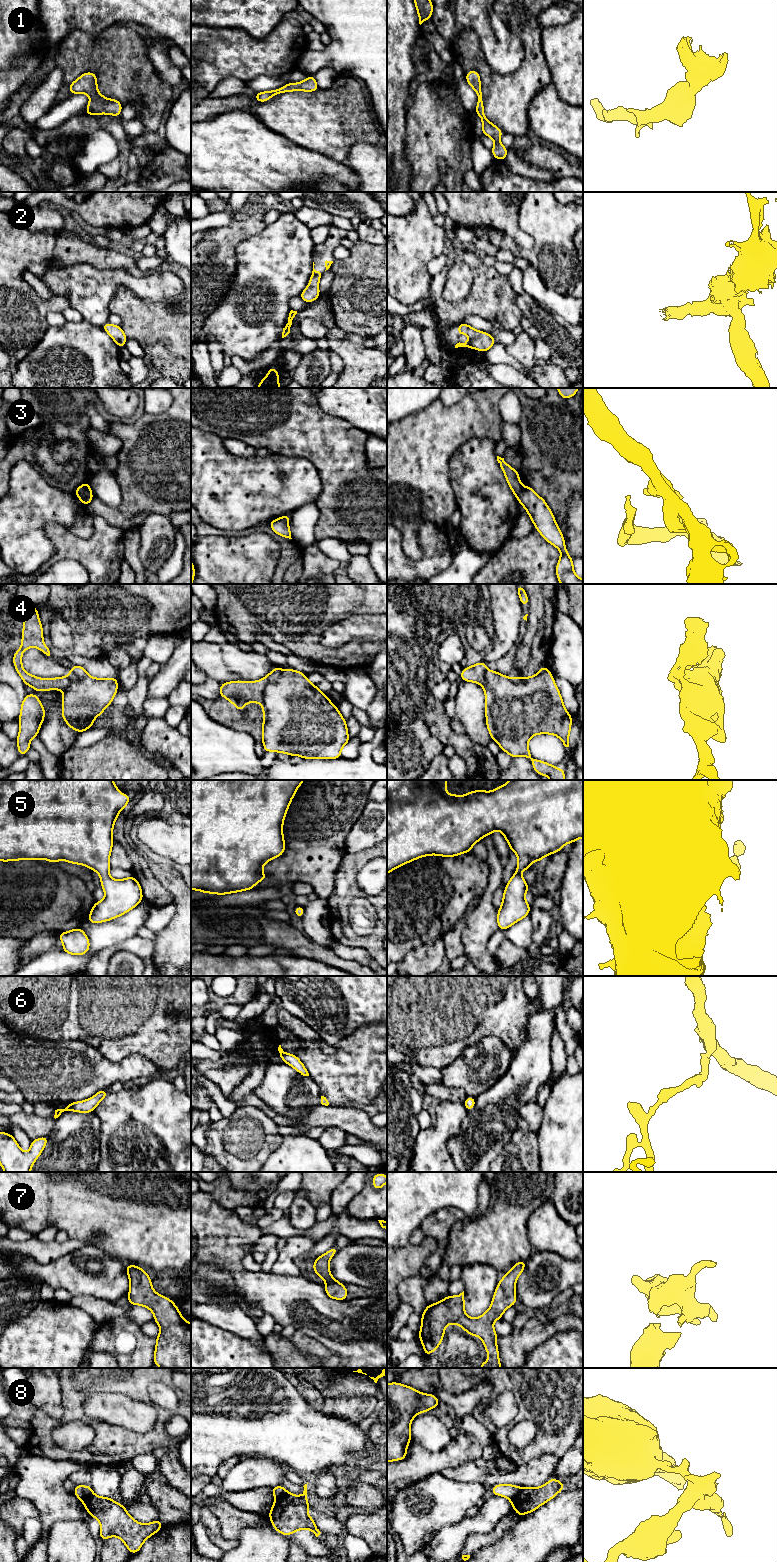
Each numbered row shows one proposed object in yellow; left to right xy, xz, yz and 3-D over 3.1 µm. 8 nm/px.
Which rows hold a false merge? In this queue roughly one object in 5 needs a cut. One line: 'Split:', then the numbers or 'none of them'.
Split: 3, 4, 8

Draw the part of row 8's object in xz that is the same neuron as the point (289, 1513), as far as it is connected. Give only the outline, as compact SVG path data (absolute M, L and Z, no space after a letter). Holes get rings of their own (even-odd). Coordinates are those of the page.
M307 1484L303 1486L302 1496L288 1492L276 1499L268 1514L273 1528L284 1536L289 1536L300 1529L309 1529L316 1537L321 1533L314 1520L308 1515L310 1504L306 1497Z

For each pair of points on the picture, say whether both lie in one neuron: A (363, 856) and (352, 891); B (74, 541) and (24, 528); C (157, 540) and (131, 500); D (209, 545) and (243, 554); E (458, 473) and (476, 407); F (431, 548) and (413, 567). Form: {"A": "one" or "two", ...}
{"A": "one", "B": "two", "C": "two", "D": "one", "E": "two", "F": "one"}

